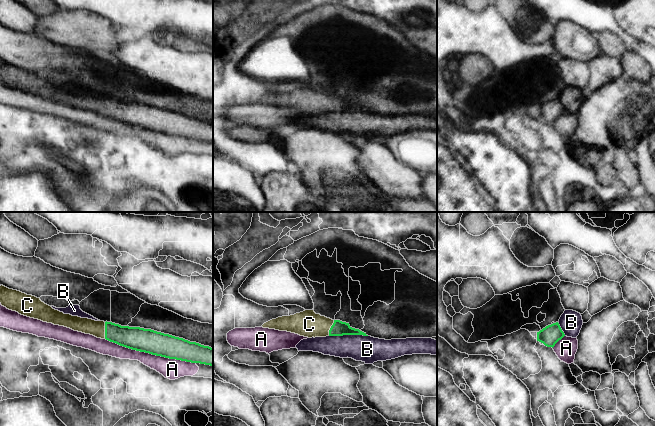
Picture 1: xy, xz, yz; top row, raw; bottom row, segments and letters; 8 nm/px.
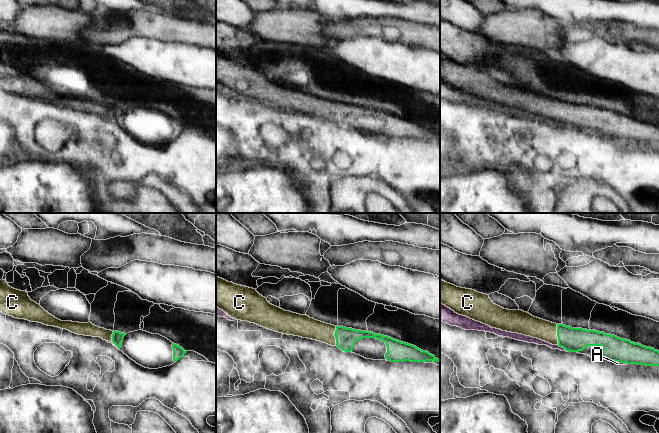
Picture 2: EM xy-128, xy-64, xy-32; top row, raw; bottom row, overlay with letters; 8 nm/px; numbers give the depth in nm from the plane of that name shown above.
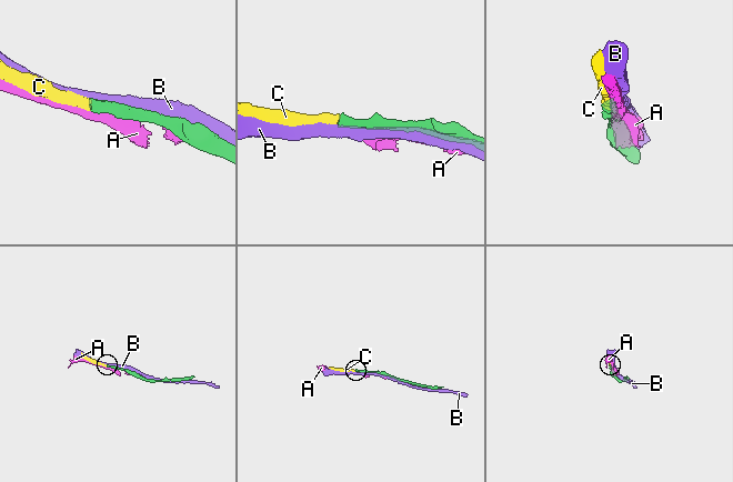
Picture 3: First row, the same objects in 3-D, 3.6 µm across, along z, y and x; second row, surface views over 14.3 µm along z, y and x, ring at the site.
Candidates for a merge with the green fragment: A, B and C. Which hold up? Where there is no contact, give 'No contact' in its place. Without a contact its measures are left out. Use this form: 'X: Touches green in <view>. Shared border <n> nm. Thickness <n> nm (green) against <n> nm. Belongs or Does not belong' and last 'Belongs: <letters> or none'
A: Touches green in xy. Shared border 750 nm. Thickness 190 nm (green) against 160 nm. Does not belong
B: Touches green in xz. Shared border 320 nm. Thickness 120 nm (green) against 220 nm. Does not belong
C: Touches green in xy. Shared border 140 nm. Thickness 190 nm (green) against 130 nm. Belongs
Belongs: C

